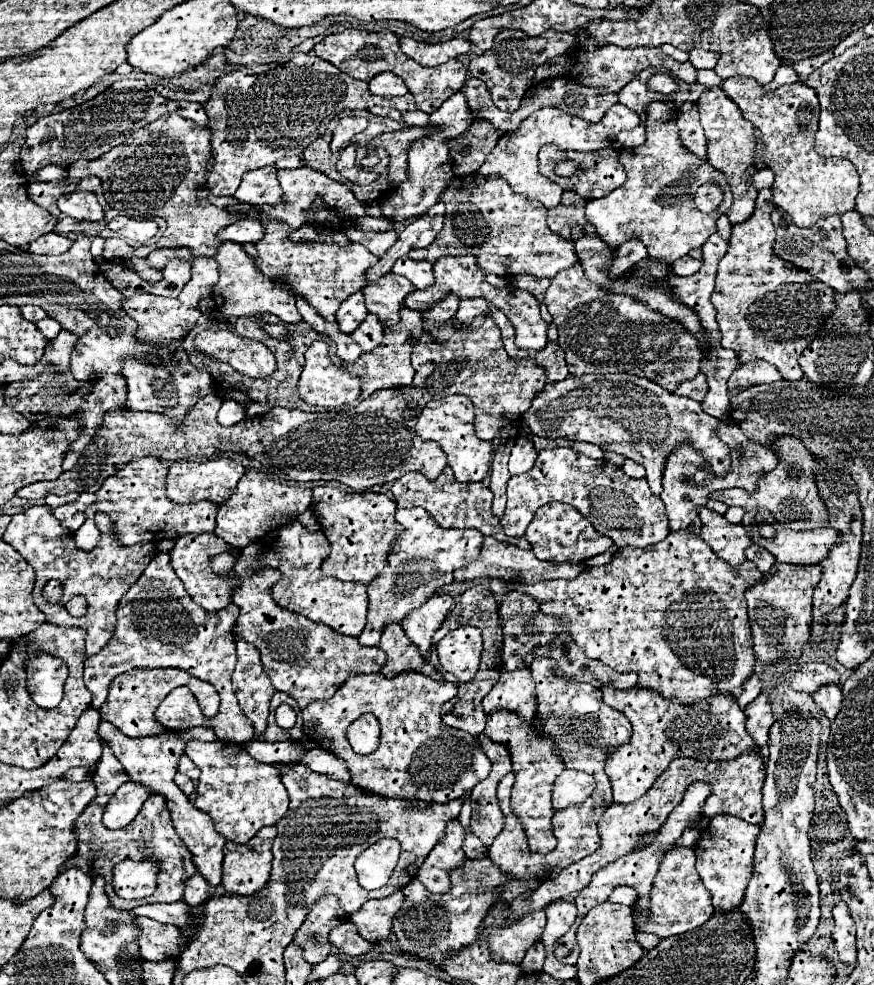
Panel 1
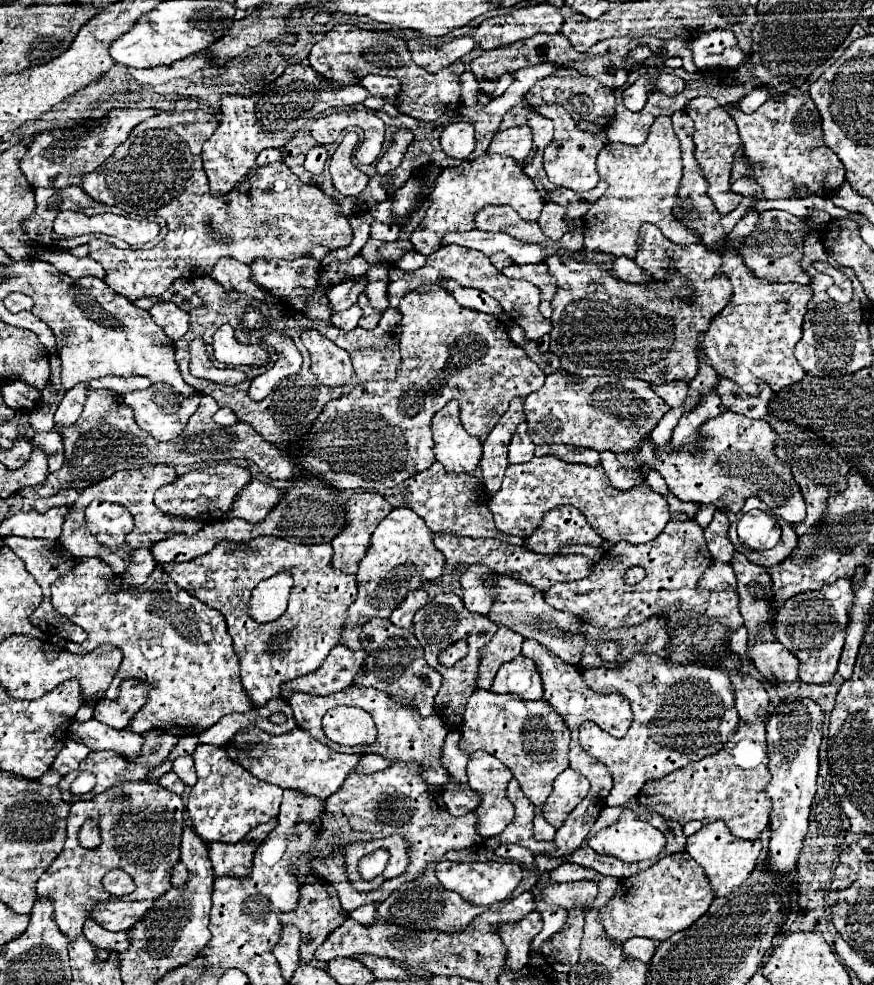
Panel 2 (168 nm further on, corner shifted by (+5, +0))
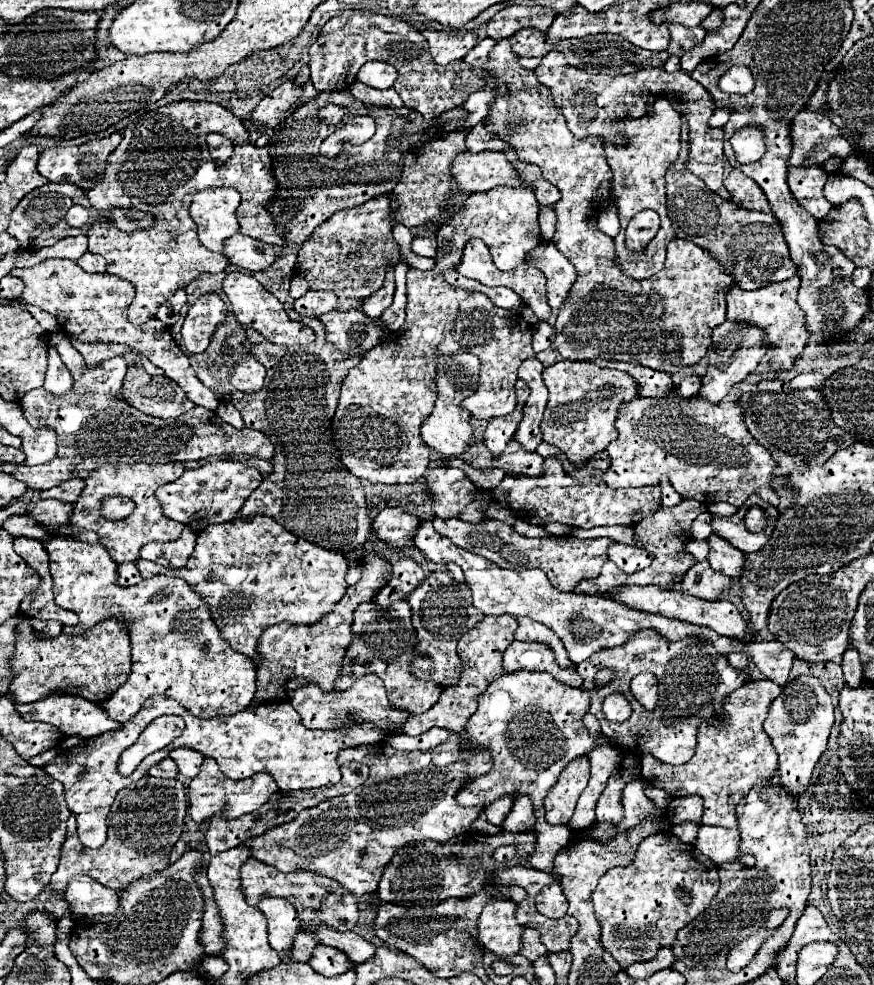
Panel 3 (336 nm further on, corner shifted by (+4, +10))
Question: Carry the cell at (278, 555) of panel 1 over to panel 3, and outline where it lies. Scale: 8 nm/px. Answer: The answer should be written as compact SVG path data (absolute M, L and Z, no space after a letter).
M253 516L249 520L209 524L209 528L205 528L197 536L195 552L191 554L189 564L181 570L161 568L159 564L153 564L143 558L135 560L135 566L143 578L151 578L155 574L169 574L185 580L191 586L191 590L207 602L211 618L221 630L223 638L229 642L229 646L249 656L255 664L259 664L261 660L255 650L257 640L267 626L281 620L289 620L293 624L313 624L325 612L329 612L329 608L333 608L333 604L337 604L347 590L347 582L345 582L347 560L339 552L323 550L303 538L297 538L269 516Z

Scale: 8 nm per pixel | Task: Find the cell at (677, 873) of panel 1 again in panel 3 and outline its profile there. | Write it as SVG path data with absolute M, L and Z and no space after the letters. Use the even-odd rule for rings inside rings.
M671 832L653 834L639 844L631 866L609 870L593 892L595 916L601 924L601 944L621 968L653 960L659 948L673 946L677 932L693 922L711 904L717 892L717 866L707 856L677 840ZM679 886L691 892L693 900L689 904L677 900Z

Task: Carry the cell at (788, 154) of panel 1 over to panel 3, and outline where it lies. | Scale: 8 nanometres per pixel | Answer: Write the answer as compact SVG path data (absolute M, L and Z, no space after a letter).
M803 108L793 124L791 138L793 150L789 158L789 166L801 166L805 158L813 156L813 160L821 166L829 156L849 156L853 148L841 136L837 136L839 128L829 120L829 116L821 116L819 112L809 112Z

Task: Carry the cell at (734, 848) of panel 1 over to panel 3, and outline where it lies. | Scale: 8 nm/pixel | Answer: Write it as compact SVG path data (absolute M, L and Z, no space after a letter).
M701 826L699 836L695 840L695 848L711 858L715 864L731 862L739 858L739 862L747 868L755 866L755 858L749 854L739 856L739 832L735 828L713 828L713 826Z

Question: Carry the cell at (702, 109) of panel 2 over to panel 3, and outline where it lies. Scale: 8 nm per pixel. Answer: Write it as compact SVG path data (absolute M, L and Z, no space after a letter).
M549 52L547 56L543 56L541 64L535 68L535 76L537 80L547 86L551 90L551 96L555 102L563 102L557 106L563 106L563 116L569 122L569 130L573 136L577 136L579 140L585 138L599 138L603 144L615 144L615 146L623 146L627 142L627 134L623 128L625 120L635 120L641 118L647 110L647 98L645 96L661 96L667 98L673 108L687 118L687 128L689 128L689 160L687 160L687 170L693 172L695 176L699 176L709 190L713 190L715 194L719 194L721 198L729 198L729 192L723 186L723 128L709 128L707 120L713 116L715 104L709 96L709 92L695 82L687 72L679 70L679 72L665 72L663 68L649 68L649 70L639 70L633 74L625 74L625 76L607 76L607 74L587 74L585 70L579 70L571 64L567 64L565 56L561 52Z

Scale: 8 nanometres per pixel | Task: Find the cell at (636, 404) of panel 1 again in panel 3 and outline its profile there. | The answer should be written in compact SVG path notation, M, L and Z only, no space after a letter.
M559 360L553 366L545 368L543 380L545 380L545 386L549 388L547 410L545 410L545 416L541 420L543 440L553 444L553 446L557 446L557 448L561 448L575 468L587 466L587 462L597 452L605 450L617 438L617 428L615 428L617 408L621 406L621 402L633 400L633 396L639 396L637 394L637 384L633 384L633 380L629 380L629 376L625 376L623 372L617 372L617 370L597 368L597 364L593 364L593 362Z

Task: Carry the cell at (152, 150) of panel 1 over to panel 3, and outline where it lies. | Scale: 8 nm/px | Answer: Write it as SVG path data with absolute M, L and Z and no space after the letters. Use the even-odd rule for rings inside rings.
M183 100L183 102L173 102L173 104L167 104L159 110L153 110L153 112L139 116L137 122L131 122L123 130L121 144L117 146L117 150L113 150L109 154L105 180L101 184L97 184L97 188L87 192L91 206L104 215L110 215L113 208L137 210L137 208L141 208L139 206L141 202L149 202L146 209L155 220L155 224L149 228L123 232L106 216L105 222L101 225L95 222L87 230L89 252L101 254L107 260L109 274L131 280L137 288L135 298L129 306L129 320L133 324L143 324L143 322L155 318L157 308L163 302L167 302L179 288L185 288L189 282L197 280L201 274L217 274L228 265L228 260L223 254L211 252L207 248L203 248L203 244L199 244L197 226L195 226L193 218L189 216L189 204L191 204L195 192L203 190L203 188L211 188L211 186L235 186L240 192L242 202L237 208L236 215L241 234L251 236L251 238L261 240L261 242L267 242L267 244L277 244L277 246L285 244L285 240L281 240L281 236L277 236L273 218L269 216L269 212L265 208L267 202L273 200L273 196L277 192L277 184L275 184L273 174L271 174L271 156L269 156L267 148L253 146L249 142L249 132L245 130L241 120L235 118L227 108L223 108L219 104ZM209 132L223 132L223 136L233 142L234 152L227 162L219 164L211 158L209 146L205 142Z

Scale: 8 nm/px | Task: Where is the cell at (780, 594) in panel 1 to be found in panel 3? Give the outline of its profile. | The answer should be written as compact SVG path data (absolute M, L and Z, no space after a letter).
M717 534L709 536L707 540L709 540L707 560L709 560L711 568L725 574L725 576L739 578L741 568L745 566L745 554L739 552L737 548L733 548L729 542L721 540Z

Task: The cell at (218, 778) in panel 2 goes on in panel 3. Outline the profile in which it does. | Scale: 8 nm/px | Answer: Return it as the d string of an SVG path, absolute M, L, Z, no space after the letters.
M205 758L199 774L191 780L189 788L187 788L187 796L189 796L189 814L197 824L203 824L207 820L211 820L215 814L219 812L227 812L229 818L237 818L249 812L255 812L257 808L261 808L261 804L265 804L265 800L269 800L269 796L277 790L277 784L273 784L271 776L265 774L257 774L251 776L249 780L229 780L217 766L217 762L213 758Z

